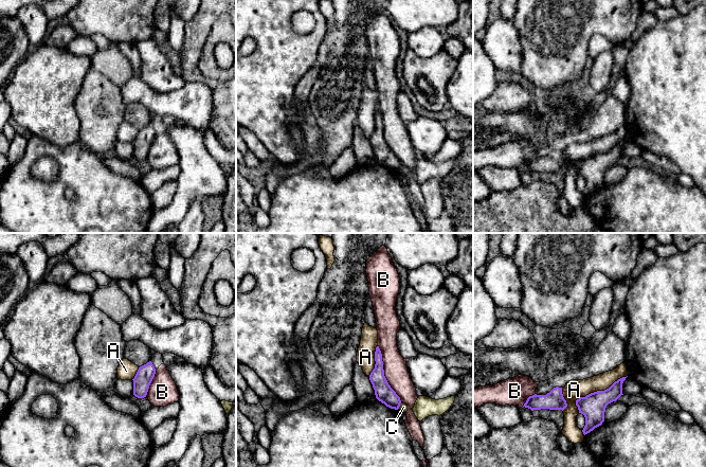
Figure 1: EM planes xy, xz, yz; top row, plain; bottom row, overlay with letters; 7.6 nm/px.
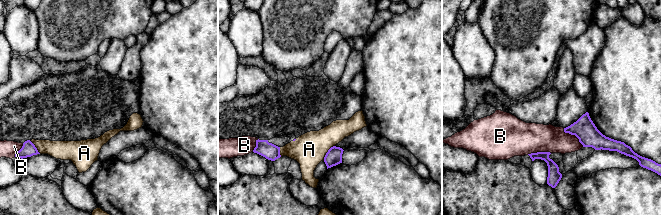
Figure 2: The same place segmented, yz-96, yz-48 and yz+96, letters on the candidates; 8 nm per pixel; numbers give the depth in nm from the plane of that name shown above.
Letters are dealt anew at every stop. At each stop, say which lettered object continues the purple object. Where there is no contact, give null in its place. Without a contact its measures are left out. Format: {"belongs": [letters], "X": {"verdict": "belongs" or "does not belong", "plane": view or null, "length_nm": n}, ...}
{"belongs": [], "A": {"verdict": "does not belong", "plane": "yz", "length_nm": 480}, "B": {"verdict": "does not belong", "plane": "xz", "length_nm": 460}, "C": {"verdict": "does not belong", "plane": "xz", "length_nm": 50}}

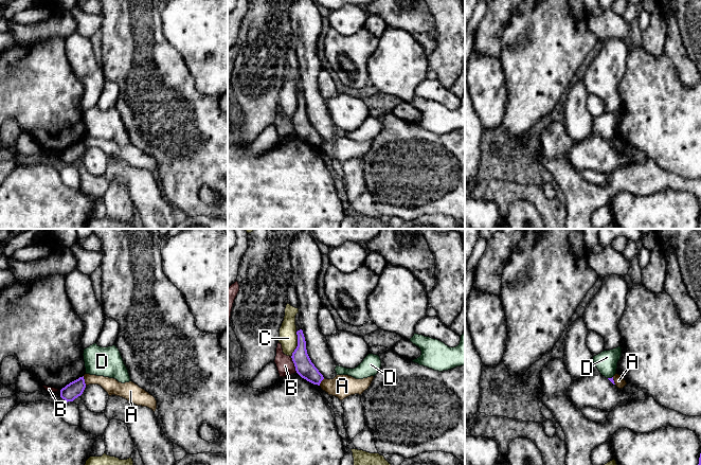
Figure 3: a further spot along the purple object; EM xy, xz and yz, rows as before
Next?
{"belongs": [], "A": {"verdict": "does not belong", "plane": "xy", "length_nm": 80}, "B": {"verdict": "does not belong", "plane": "xz", "length_nm": 130}, "C": {"verdict": "does not belong", "plane": "xz", "length_nm": 200}, "D": {"verdict": "does not belong", "plane": "yz", "length_nm": 40}}

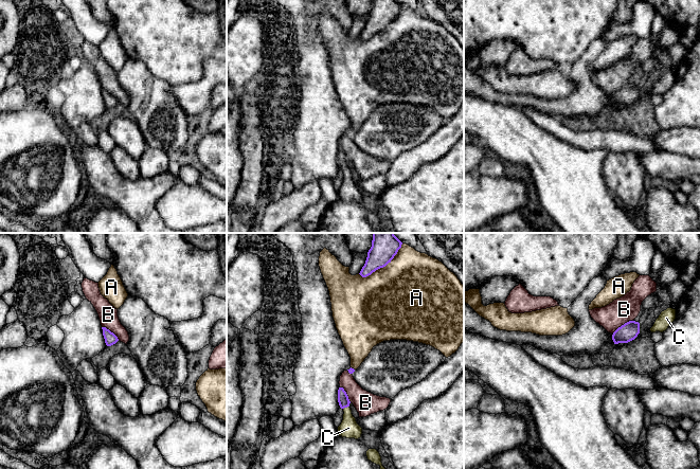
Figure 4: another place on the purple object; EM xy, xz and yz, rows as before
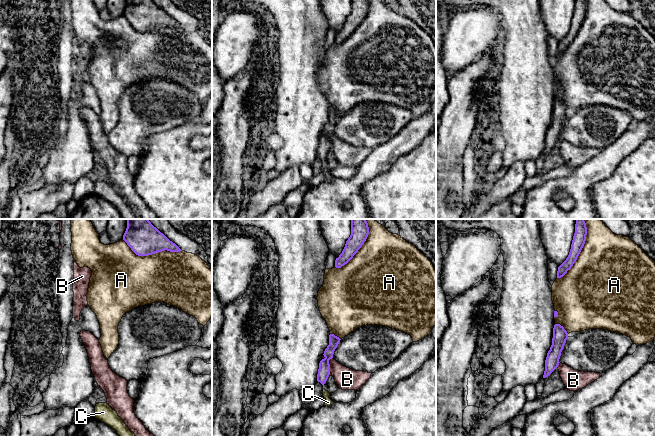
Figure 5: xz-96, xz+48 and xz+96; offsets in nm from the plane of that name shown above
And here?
{"belongs": ["C"], "A": {"verdict": "does not belong", "plane": "xz", "length_nm": 420}, "B": {"verdict": "does not belong", "plane": "yz", "length_nm": 190}, "C": {"verdict": "belongs", "plane": "xz", "length_nm": 50}}

